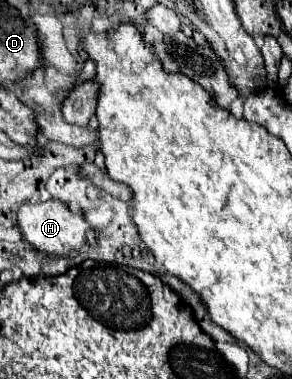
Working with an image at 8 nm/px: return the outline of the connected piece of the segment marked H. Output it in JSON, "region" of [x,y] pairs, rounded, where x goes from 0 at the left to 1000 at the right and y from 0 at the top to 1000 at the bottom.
{"region":[[[171,525],[158,536],[82,536],[62,557],[62,599],[103,646],[171,673],[233,673],[253,657],[267,662],[295,652],[295,615],[315,604],[281,562],[247,562],[226,536],[192,525]]]}

